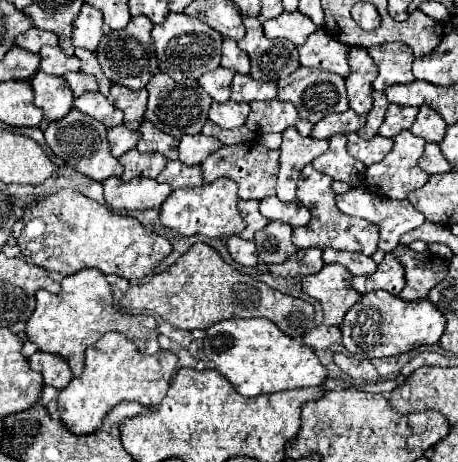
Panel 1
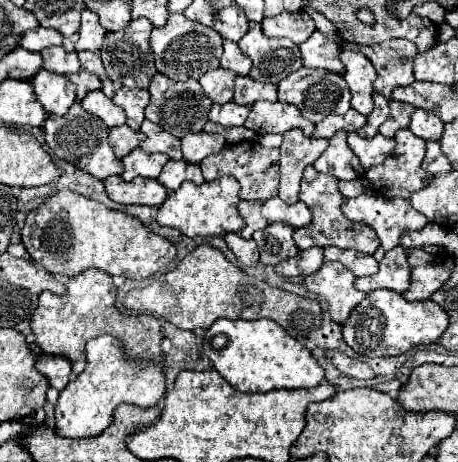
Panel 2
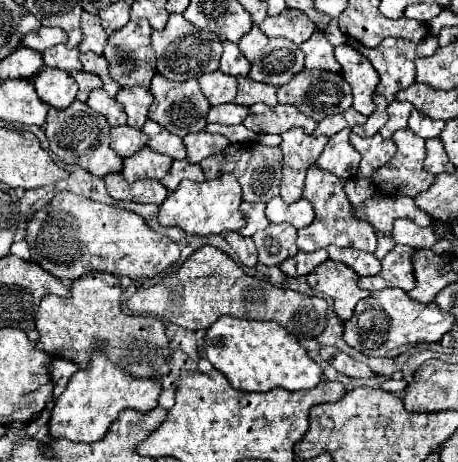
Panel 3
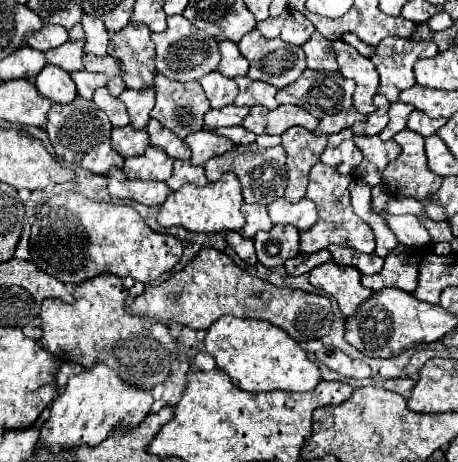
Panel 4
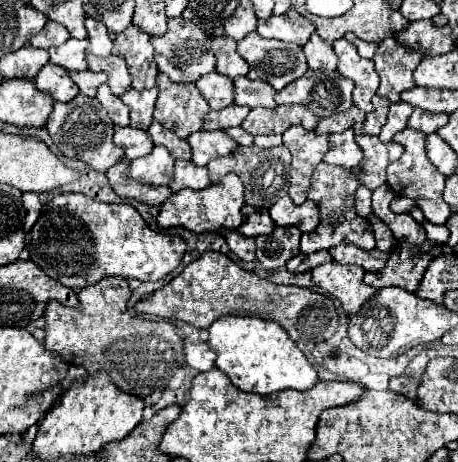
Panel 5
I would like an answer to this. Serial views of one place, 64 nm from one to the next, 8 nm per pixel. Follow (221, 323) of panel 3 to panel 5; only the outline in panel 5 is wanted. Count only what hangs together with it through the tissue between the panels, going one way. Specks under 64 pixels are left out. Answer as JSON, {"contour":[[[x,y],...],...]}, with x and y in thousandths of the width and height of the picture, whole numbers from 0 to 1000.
{"contour":[[[480,684],[454,710],[454,753],[472,766],[472,797],[498,810],[528,848],[598,853],[611,844],[677,844],[694,827],[690,797],[672,784],[642,736],[590,693],[559,684]]]}

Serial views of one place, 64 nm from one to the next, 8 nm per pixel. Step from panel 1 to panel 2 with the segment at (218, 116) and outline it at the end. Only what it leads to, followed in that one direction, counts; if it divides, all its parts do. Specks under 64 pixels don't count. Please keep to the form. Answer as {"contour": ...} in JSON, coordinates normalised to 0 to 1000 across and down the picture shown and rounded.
{"contour":[[[493,221],[493,225],[463,225],[459,238],[459,260],[489,273],[489,277],[511,277],[511,273],[528,273],[533,260],[541,255],[546,229],[524,229],[511,221]]]}

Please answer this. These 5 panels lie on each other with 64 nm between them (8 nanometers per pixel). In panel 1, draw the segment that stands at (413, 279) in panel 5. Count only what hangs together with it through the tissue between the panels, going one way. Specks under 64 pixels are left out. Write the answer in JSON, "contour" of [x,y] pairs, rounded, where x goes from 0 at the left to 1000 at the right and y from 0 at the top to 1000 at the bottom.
{"contour":[[[847,545],[838,567],[825,576],[825,584],[808,597],[790,597],[790,602],[769,602],[764,619],[782,632],[782,636],[803,636],[812,628],[843,628],[852,636],[873,636],[873,628],[882,623],[882,584],[878,571]]]}

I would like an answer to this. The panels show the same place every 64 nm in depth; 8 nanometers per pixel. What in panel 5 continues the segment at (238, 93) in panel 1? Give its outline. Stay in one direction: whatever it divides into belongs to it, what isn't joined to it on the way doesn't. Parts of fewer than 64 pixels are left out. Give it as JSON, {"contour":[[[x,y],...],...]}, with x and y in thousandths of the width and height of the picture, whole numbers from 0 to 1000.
{"contour":[[[537,165],[511,169],[511,186],[515,186],[515,208],[511,208],[511,225],[520,229],[572,229],[572,234],[603,234],[603,195],[572,173],[546,173]]]}

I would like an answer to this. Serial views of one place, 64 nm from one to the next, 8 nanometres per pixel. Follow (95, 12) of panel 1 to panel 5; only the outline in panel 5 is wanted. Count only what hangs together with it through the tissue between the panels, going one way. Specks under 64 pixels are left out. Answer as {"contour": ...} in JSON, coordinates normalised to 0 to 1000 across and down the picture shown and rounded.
{"contour":[[[188,39],[188,65],[192,65],[192,117],[205,121],[240,121],[245,113],[245,82],[236,78],[231,56],[210,39]]]}

